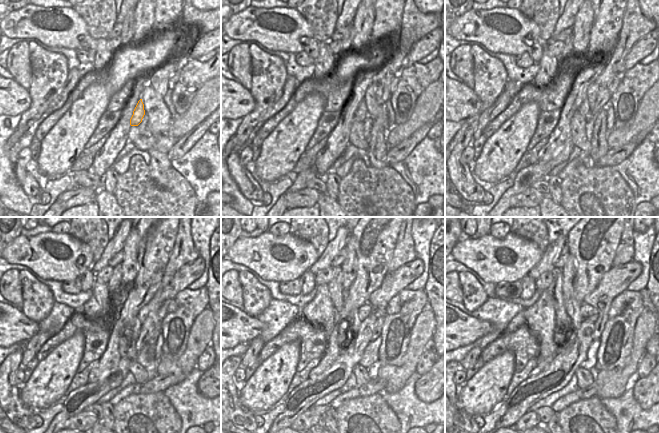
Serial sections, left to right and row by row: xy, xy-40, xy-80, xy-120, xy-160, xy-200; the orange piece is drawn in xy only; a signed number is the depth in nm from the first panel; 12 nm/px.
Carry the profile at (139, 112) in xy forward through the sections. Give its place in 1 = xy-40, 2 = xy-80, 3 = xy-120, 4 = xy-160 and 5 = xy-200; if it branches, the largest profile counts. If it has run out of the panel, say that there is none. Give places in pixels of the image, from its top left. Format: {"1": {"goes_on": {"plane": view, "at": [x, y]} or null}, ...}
{"1": {"goes_on": {"plane": "xy-40", "at": [361, 113]}}, "2": {"goes_on": {"plane": "xy-80", "at": [584, 109]}}, "3": {"goes_on": {"plane": "xy-120", "at": [136, 329]}}, "4": {"goes_on": {"plane": "xy-160", "at": [353, 320]}}, "5": {"goes_on": {"plane": "xy-200", "at": [569, 271]}}}

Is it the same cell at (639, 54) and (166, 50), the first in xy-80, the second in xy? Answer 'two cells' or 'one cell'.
two cells

